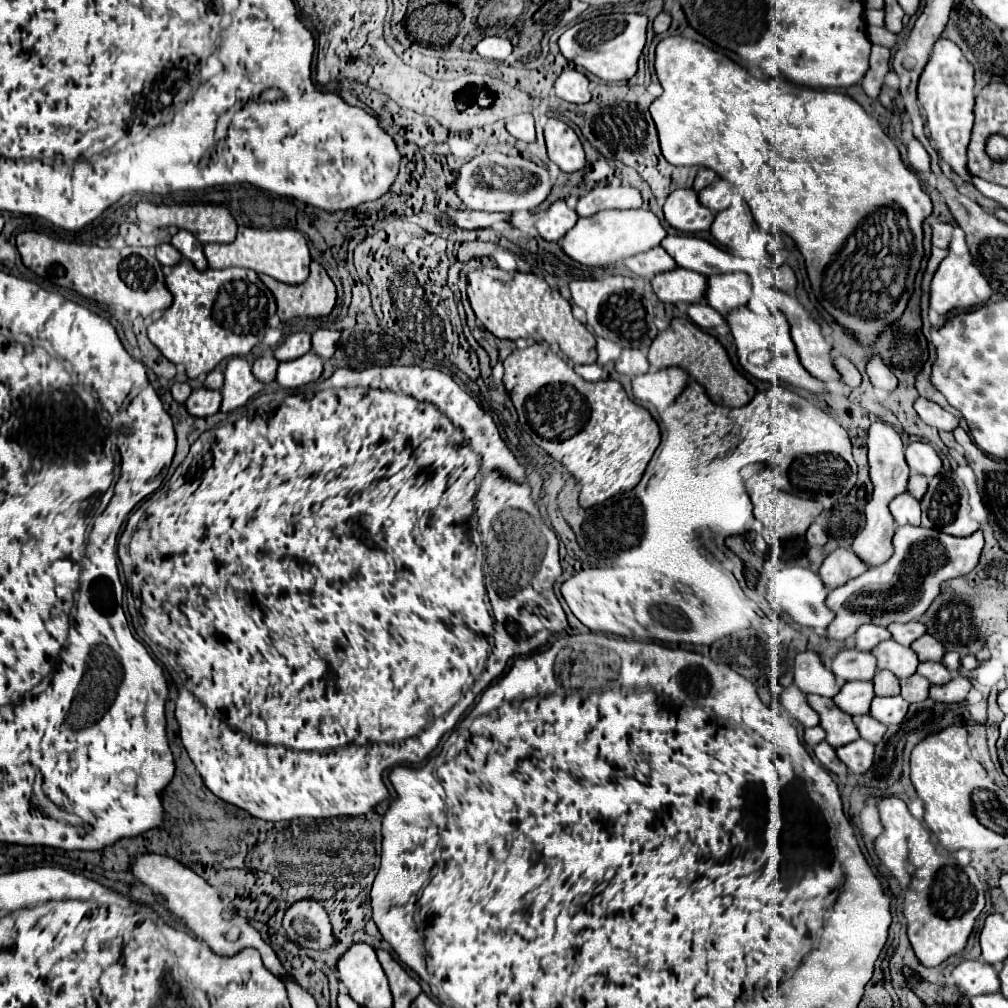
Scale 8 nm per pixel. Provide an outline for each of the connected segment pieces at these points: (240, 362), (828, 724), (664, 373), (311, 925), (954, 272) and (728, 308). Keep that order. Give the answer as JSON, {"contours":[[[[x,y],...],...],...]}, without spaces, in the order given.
{"contours":[[[[230,358],[224,370],[224,384],[222,384],[222,404],[220,412],[232,412],[244,406],[254,394],[262,392],[266,384],[260,384],[252,372],[250,364],[244,358]]],[[[808,694],[806,698],[808,698],[808,704],[818,712],[820,726],[826,732],[826,742],[832,748],[840,748],[840,746],[850,744],[850,742],[854,742],[854,740],[860,738],[860,734],[856,732],[856,726],[852,722],[852,716],[844,714],[832,702],[832,698],[814,696],[814,694]]],[[[672,366],[658,372],[646,372],[646,374],[634,376],[632,390],[638,400],[646,400],[654,404],[658,412],[662,412],[686,388],[686,378],[688,374],[682,368]]],[[[314,898],[296,900],[286,912],[282,926],[288,938],[306,948],[328,948],[334,944],[332,926],[326,910]]],[[[948,248],[948,256],[940,262],[932,282],[930,282],[930,308],[934,308],[938,314],[948,314],[952,310],[968,310],[974,306],[984,304],[992,294],[992,288],[988,280],[982,276],[982,272],[974,266],[974,260],[970,254],[954,254],[952,248]]],[[[734,272],[728,276],[712,276],[708,280],[706,302],[720,314],[728,314],[740,306],[746,306],[752,296],[752,284],[748,274]]]]}

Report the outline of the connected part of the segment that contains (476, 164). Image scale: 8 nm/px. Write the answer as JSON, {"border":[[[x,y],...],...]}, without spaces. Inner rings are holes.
{"border":[[[502,152],[478,154],[458,172],[458,196],[466,208],[486,212],[534,212],[550,194],[552,182],[544,166],[522,156],[508,156]]]}

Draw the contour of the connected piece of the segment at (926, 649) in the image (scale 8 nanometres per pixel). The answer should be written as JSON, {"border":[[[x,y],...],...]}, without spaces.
{"border":[[[924,634],[924,636],[920,636],[916,642],[912,642],[910,648],[916,652],[916,656],[918,656],[920,662],[926,662],[926,660],[940,662],[942,656],[944,656],[942,644],[940,644],[934,636],[928,636],[928,634]]]}

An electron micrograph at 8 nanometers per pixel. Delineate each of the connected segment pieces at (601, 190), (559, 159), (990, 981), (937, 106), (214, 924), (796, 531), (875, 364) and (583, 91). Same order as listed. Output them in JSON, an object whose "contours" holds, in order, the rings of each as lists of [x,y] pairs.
{"contours":[[[[598,186],[578,200],[576,212],[582,218],[588,218],[602,210],[612,210],[612,208],[630,210],[630,208],[640,208],[640,206],[642,206],[642,196],[632,186],[618,186],[618,188]]],[[[550,118],[544,128],[544,138],[546,138],[550,162],[558,164],[558,168],[562,172],[570,174],[570,172],[578,172],[586,166],[580,138],[568,124],[564,124],[562,120]]],[[[964,960],[952,972],[960,994],[972,998],[980,994],[994,994],[1000,990],[998,972],[994,966],[978,960]]],[[[940,38],[934,46],[930,62],[926,64],[919,78],[918,102],[926,110],[928,130],[936,140],[936,150],[940,158],[944,158],[964,182],[972,182],[972,176],[966,166],[968,162],[966,148],[974,124],[975,84],[974,68],[966,60],[960,48],[952,40]]],[[[140,854],[132,860],[130,864],[130,872],[140,878],[146,886],[150,886],[152,890],[160,892],[166,902],[168,902],[168,908],[186,920],[188,928],[198,936],[202,938],[210,948],[214,948],[214,952],[218,954],[236,954],[240,952],[242,948],[256,948],[262,956],[262,962],[264,966],[276,974],[276,976],[284,976],[286,970],[282,968],[276,952],[260,938],[260,932],[256,928],[252,928],[234,908],[232,904],[228,904],[226,900],[222,900],[218,896],[218,892],[204,880],[200,878],[196,872],[192,872],[188,866],[180,864],[178,860],[174,858],[168,858],[168,856],[160,856],[160,854]]],[[[752,476],[752,478],[746,480],[746,490],[748,490],[748,494],[752,498],[752,504],[754,504],[754,516],[764,526],[764,538],[766,538],[768,544],[802,536],[808,530],[808,526],[814,522],[814,518],[822,512],[820,502],[804,500],[804,498],[798,498],[794,494],[782,492],[780,488],[772,486],[768,482],[762,482],[758,476]]],[[[872,356],[868,366],[866,366],[866,372],[870,376],[870,382],[874,388],[878,390],[884,390],[884,392],[892,392],[896,390],[896,376],[890,372],[890,368],[880,360],[880,356]]],[[[564,70],[556,84],[554,84],[554,90],[556,90],[556,96],[566,100],[566,102],[574,102],[574,104],[584,104],[590,100],[590,86],[588,86],[588,78],[578,72],[578,70]]]]}

